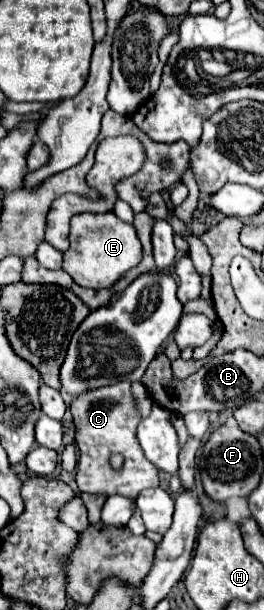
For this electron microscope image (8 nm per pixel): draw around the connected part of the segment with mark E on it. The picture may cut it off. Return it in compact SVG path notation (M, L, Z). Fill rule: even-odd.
M84 212L72 218L70 228L70 248L64 252L64 270L82 288L110 288L114 286L130 268L138 266L142 260L142 246L132 224L122 222L114 212L92 214Z

